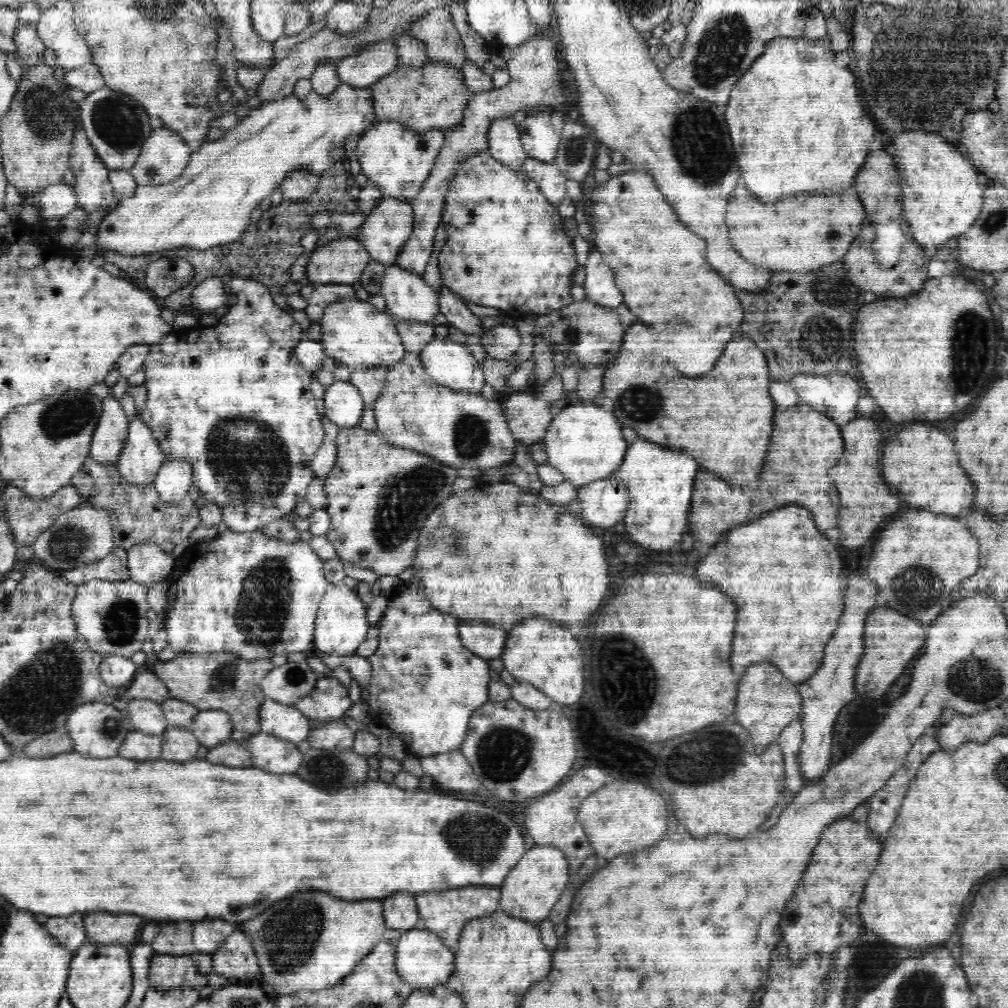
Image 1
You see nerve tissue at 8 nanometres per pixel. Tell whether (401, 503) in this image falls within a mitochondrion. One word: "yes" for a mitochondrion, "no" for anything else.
yes

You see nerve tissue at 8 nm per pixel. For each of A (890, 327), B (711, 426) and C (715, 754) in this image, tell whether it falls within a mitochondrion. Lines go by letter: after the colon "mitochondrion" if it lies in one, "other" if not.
A: other
B: other
C: mitochondrion

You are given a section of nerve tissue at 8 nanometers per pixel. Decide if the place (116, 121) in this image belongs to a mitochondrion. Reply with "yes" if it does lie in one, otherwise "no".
yes

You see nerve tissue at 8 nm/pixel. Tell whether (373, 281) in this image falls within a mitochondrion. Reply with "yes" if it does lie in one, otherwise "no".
no

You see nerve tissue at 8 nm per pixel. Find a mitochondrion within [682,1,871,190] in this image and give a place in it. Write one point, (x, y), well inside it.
(721, 50)

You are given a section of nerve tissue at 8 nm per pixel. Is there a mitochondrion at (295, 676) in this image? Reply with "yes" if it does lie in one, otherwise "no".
yes

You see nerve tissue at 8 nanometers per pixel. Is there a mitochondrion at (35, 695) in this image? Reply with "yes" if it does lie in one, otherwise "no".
yes

